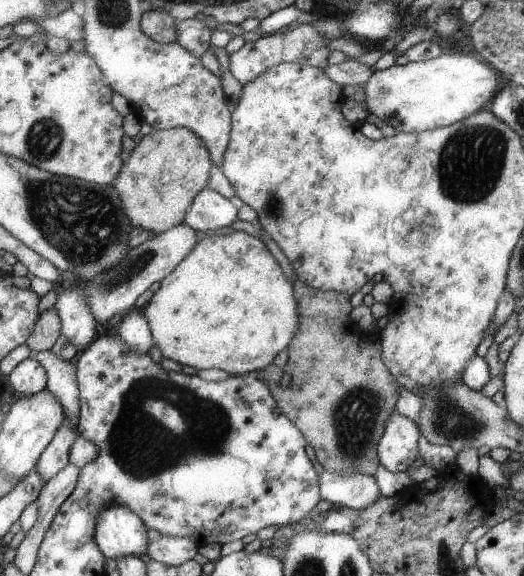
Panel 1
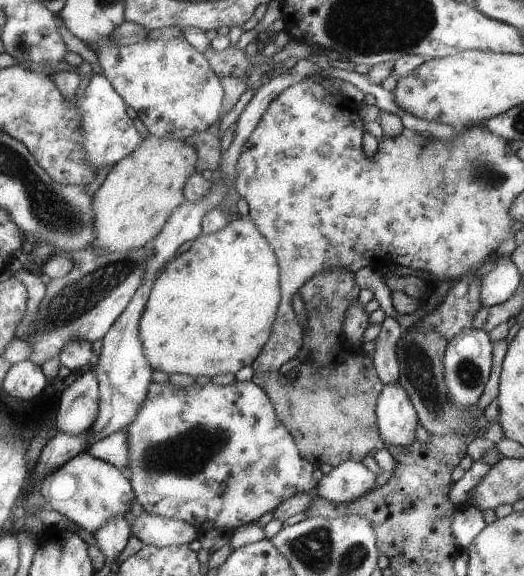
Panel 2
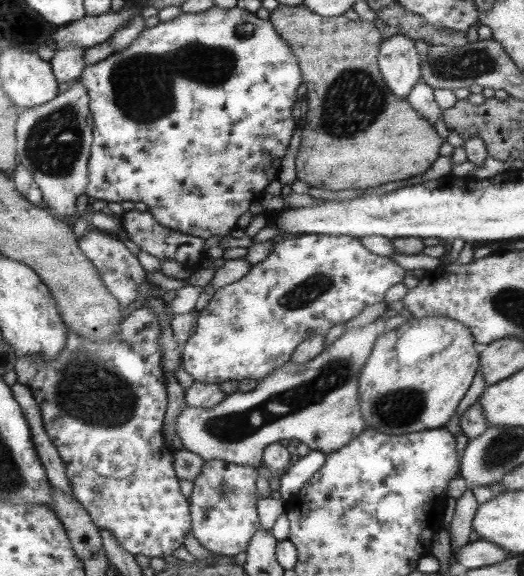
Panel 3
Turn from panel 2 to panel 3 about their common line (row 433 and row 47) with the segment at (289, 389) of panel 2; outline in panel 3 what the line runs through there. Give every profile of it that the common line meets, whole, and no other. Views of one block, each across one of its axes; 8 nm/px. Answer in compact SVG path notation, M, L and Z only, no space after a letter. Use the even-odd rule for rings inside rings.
M277 4L276 8L269 11L268 20L298 58L303 84L306 85L304 99L307 102L307 114L301 119L305 122L301 127L294 159L296 180L301 180L310 188L328 191L349 188L373 189L421 174L431 166L431 162L439 156L437 148L444 140L437 138L437 130L433 130L430 121L415 112L406 99L395 98L394 93L387 88L386 81L378 69L382 33L373 22L363 19L349 20L343 15L319 16L303 4Z

